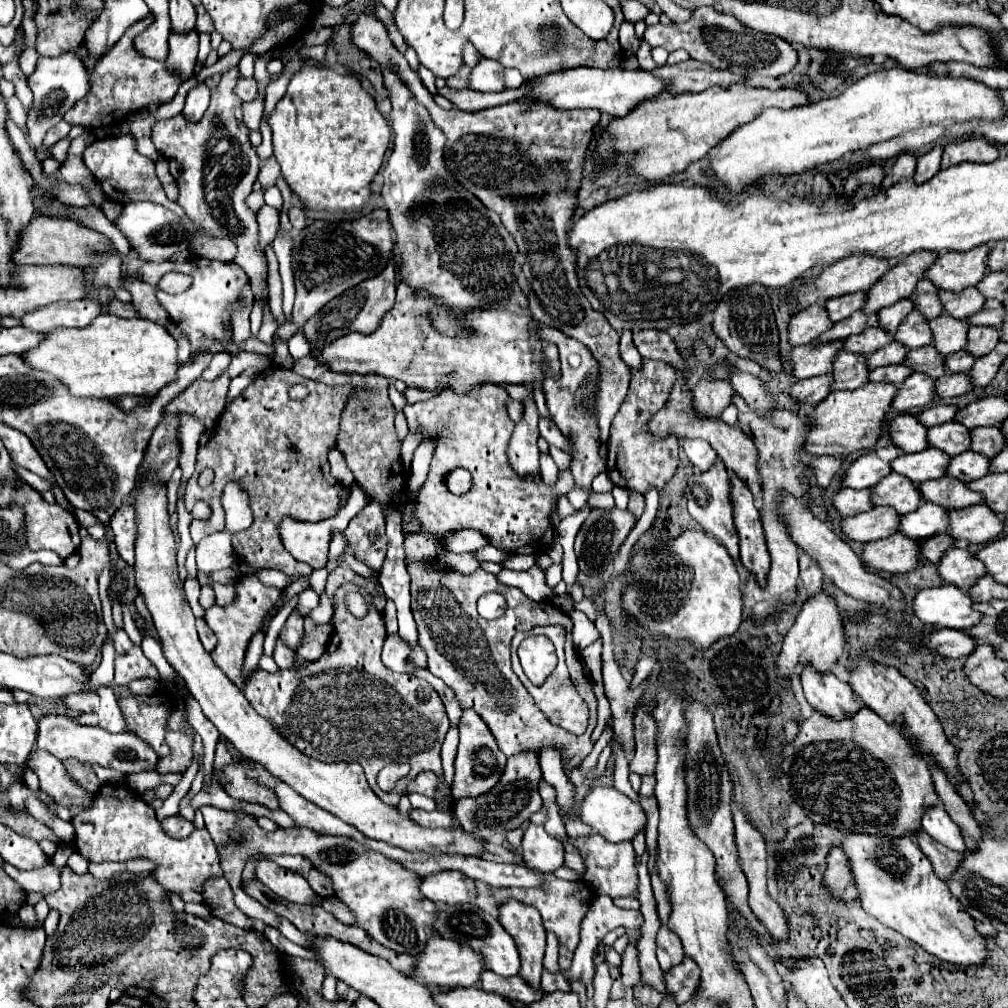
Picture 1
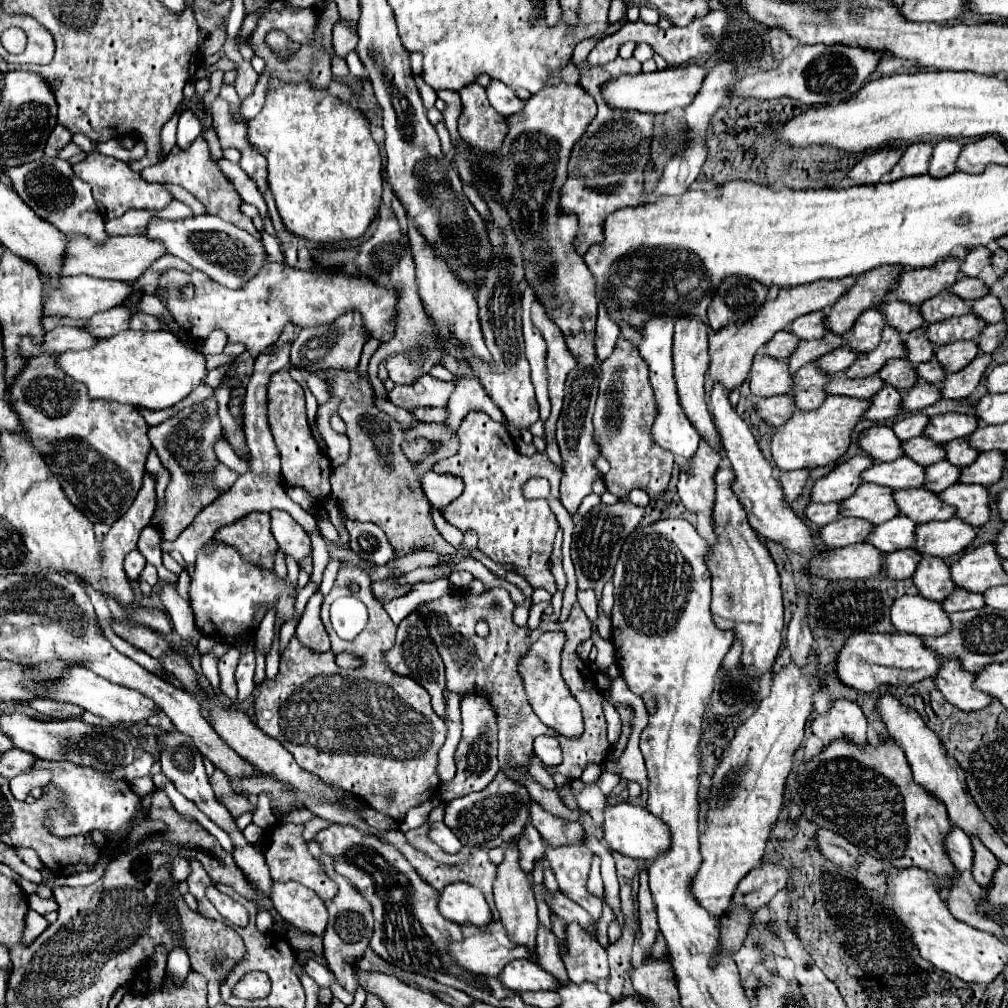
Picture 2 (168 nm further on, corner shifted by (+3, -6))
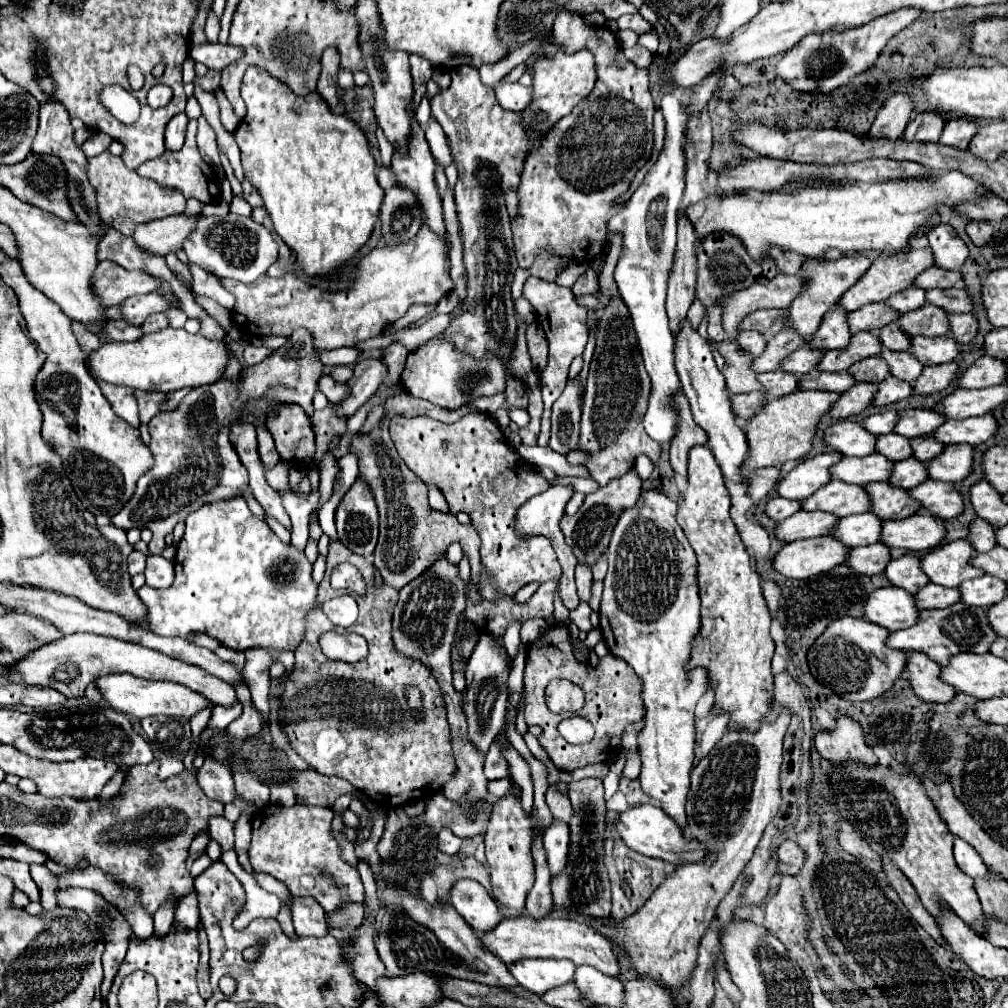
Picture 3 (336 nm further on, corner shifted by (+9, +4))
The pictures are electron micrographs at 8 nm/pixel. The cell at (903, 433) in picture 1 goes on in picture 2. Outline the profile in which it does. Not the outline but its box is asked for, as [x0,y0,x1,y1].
[858,425,902,463]

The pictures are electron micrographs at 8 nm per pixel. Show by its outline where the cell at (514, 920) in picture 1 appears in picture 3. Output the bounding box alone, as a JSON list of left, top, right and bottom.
[484,795,534,909]

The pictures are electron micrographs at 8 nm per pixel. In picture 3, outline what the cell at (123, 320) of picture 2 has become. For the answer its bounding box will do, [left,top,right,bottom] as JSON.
[120,293,170,325]

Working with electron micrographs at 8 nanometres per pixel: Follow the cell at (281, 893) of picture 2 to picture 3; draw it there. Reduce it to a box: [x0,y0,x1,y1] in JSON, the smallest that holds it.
[288,897,328,937]

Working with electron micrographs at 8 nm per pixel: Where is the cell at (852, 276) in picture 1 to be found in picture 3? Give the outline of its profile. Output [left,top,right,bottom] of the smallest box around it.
[722,275,804,339]

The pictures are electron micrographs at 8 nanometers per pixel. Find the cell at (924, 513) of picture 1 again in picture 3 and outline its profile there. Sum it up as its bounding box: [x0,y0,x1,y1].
[832,511,882,547]

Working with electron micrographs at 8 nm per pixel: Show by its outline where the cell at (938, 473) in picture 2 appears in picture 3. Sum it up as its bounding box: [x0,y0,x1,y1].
[890,457,928,489]

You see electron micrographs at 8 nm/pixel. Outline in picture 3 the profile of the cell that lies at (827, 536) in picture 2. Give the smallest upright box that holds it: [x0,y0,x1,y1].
[776,511,838,541]

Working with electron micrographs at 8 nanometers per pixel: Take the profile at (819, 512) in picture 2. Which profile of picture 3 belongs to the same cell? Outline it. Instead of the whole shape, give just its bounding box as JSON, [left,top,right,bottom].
[766,497,800,521]

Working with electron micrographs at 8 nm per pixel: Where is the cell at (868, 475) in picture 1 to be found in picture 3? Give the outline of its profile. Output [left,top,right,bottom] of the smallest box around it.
[778,453,842,499]

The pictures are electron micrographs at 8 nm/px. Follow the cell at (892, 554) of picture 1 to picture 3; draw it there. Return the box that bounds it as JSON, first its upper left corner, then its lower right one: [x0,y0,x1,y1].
[774,535,848,579]

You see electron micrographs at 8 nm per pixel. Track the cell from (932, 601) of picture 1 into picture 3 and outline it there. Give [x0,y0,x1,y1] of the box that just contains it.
[864,587,920,631]

